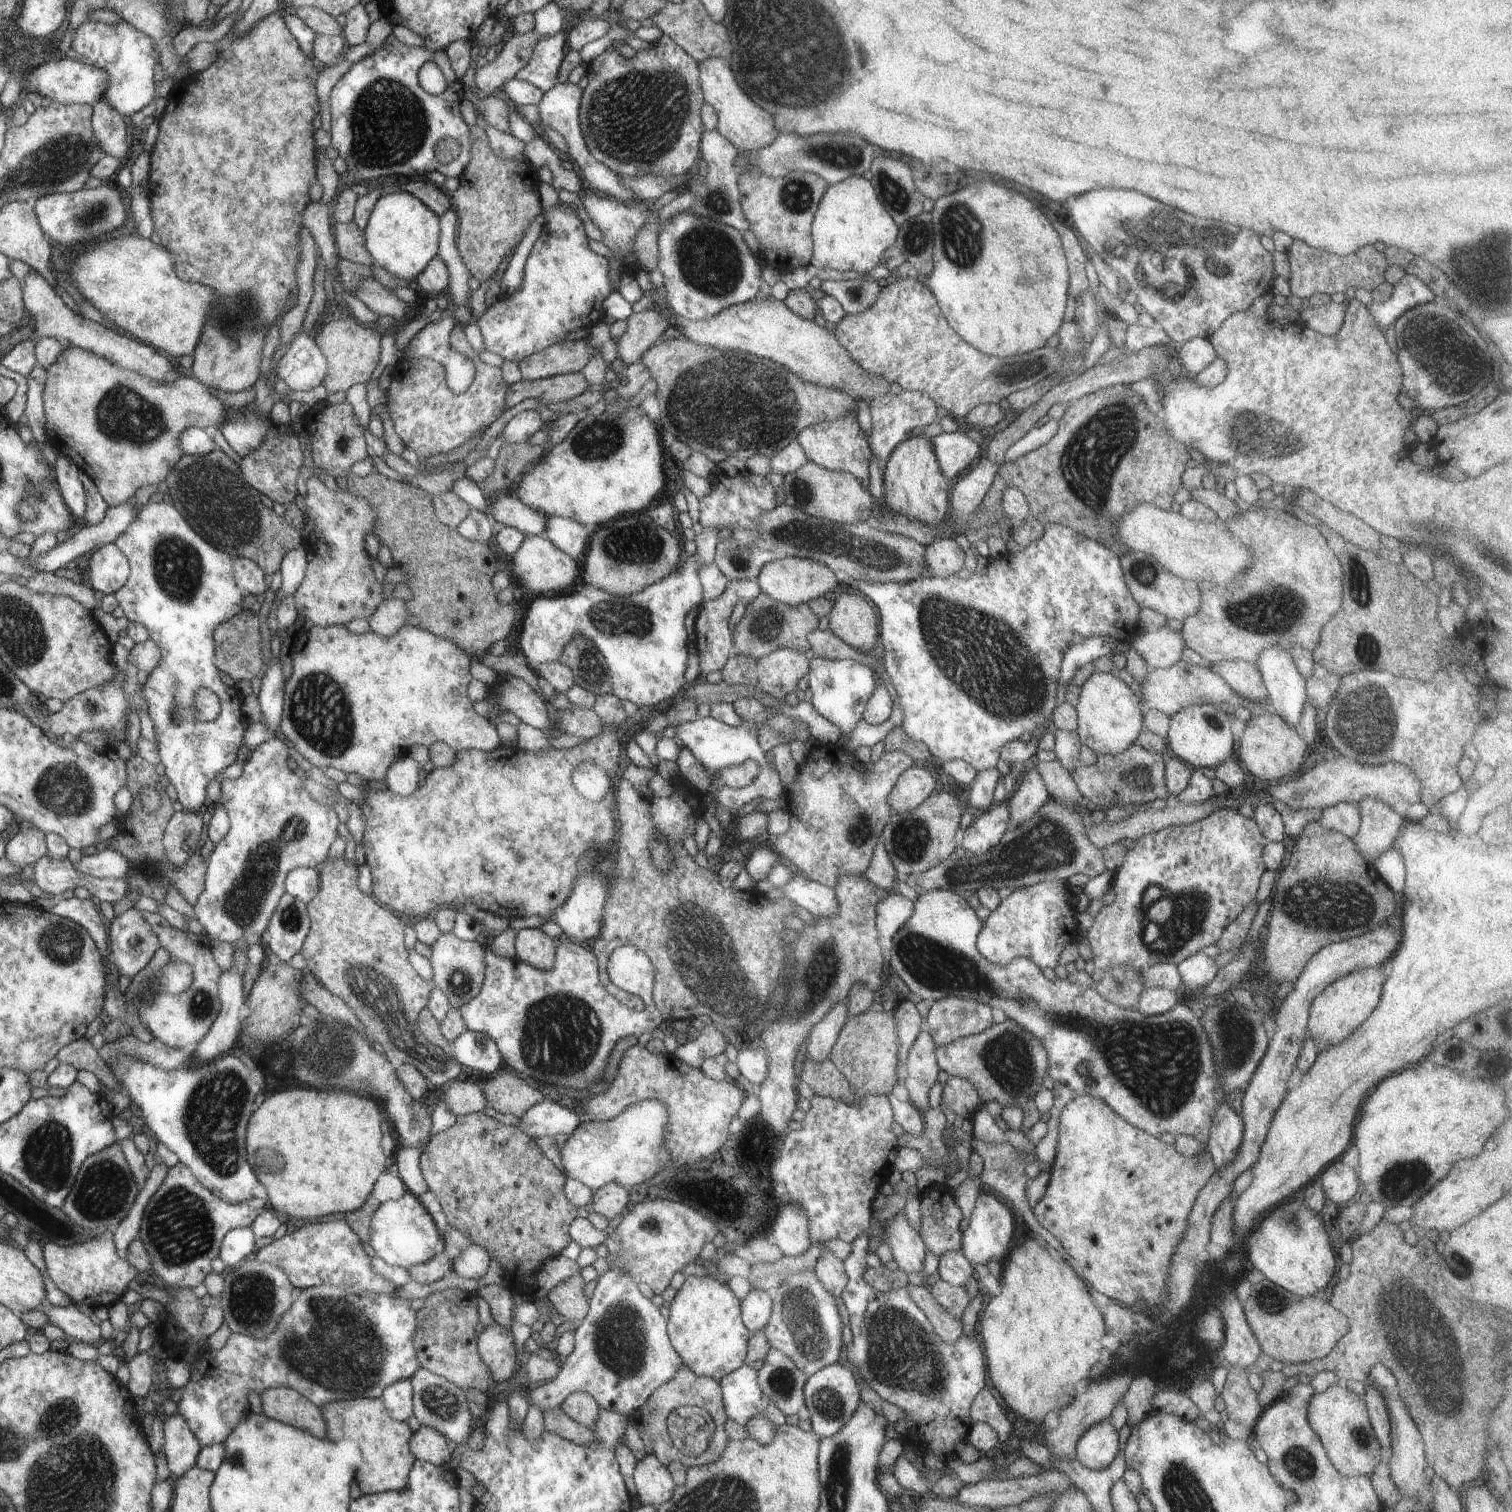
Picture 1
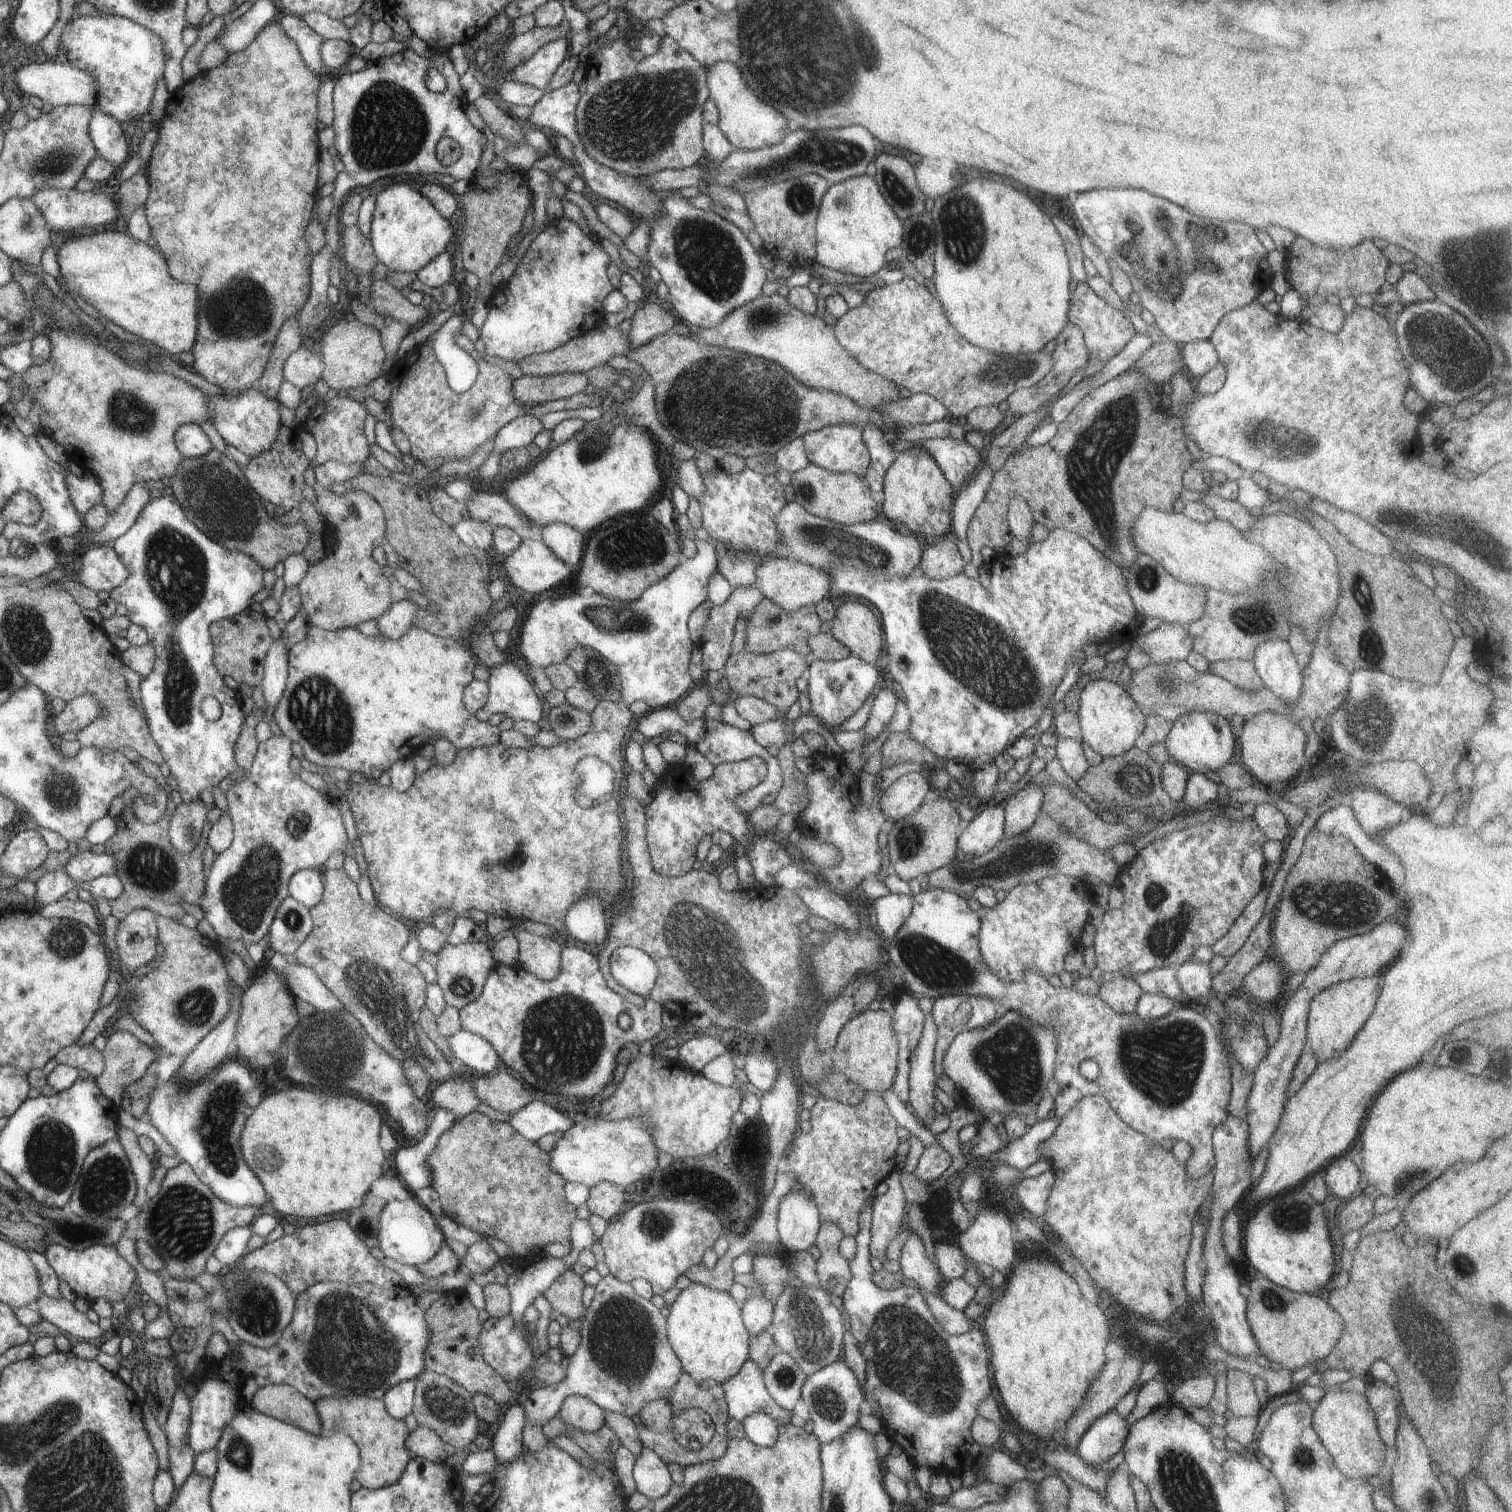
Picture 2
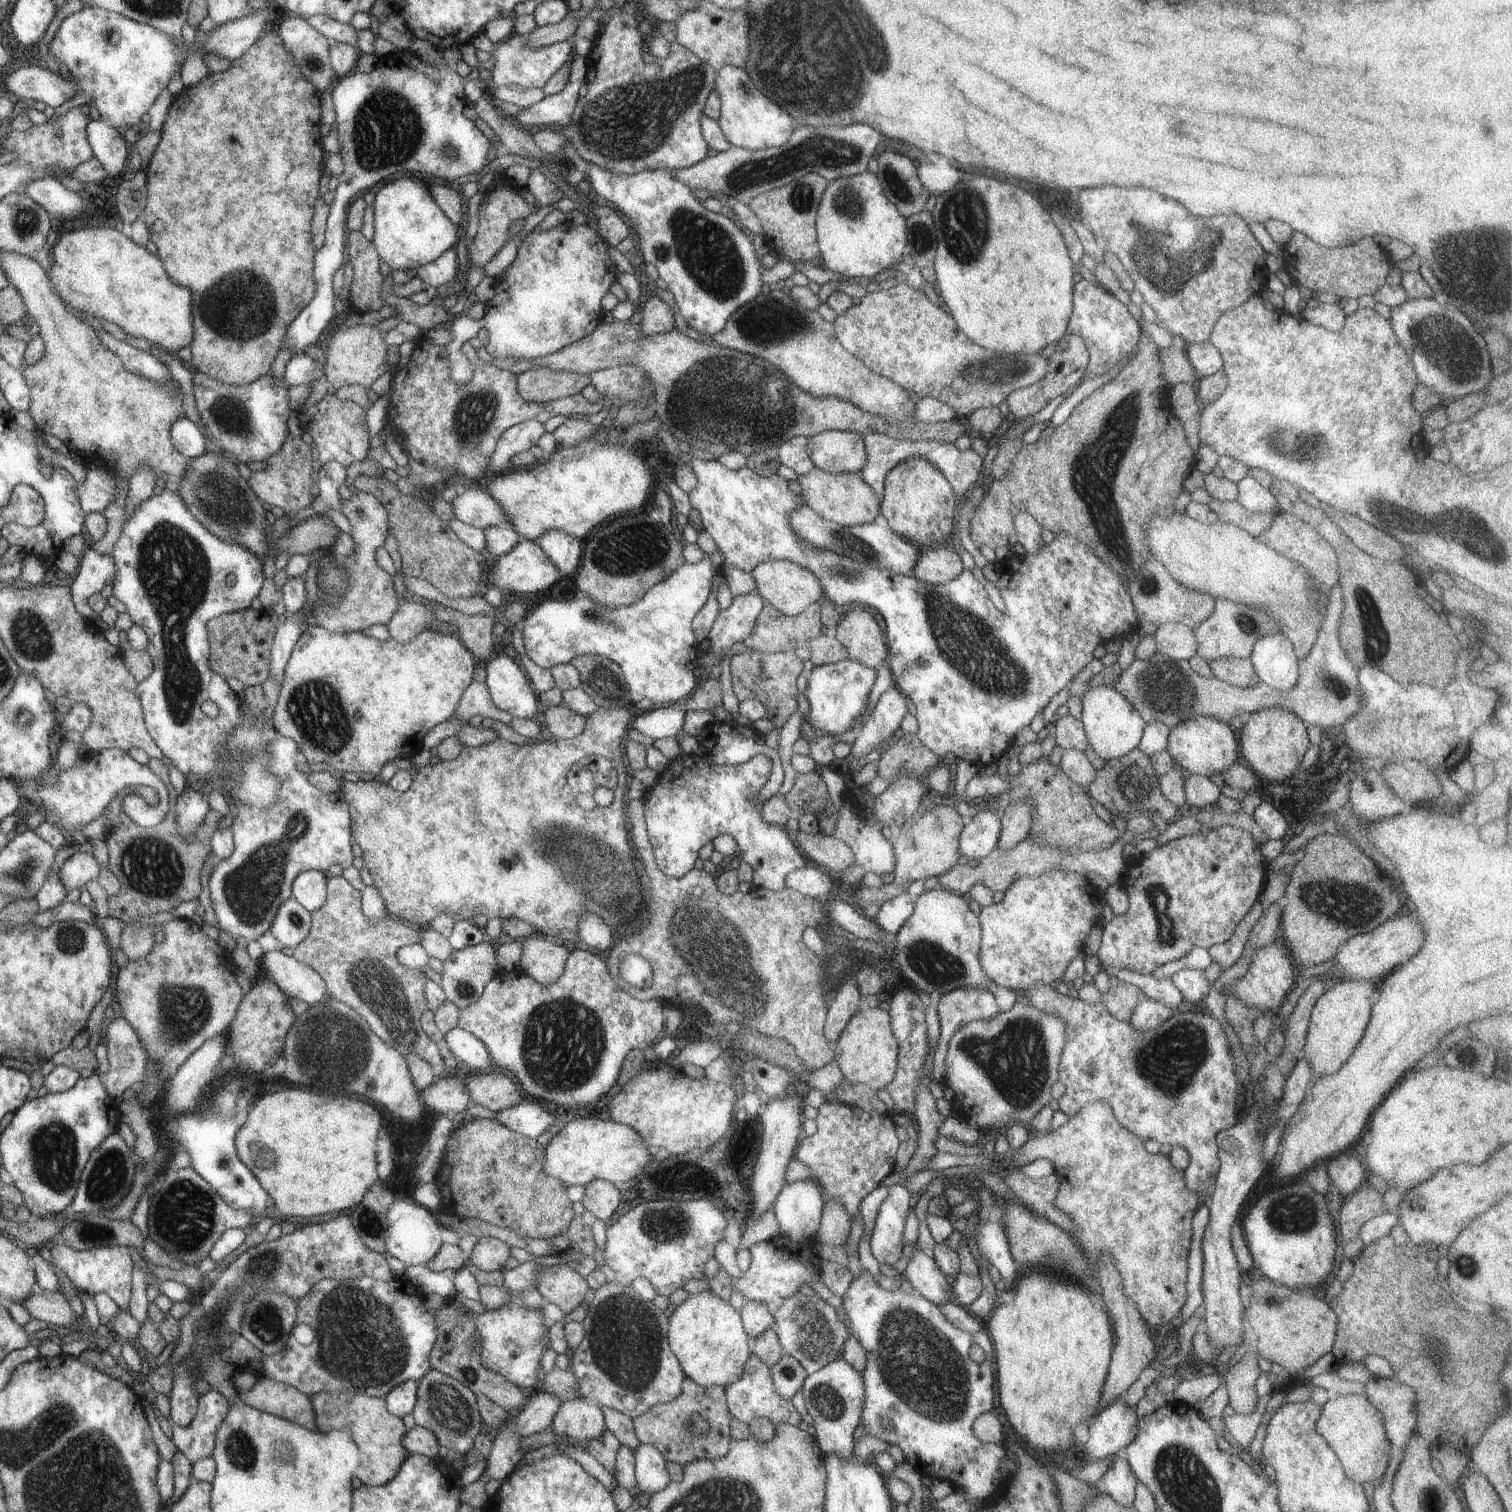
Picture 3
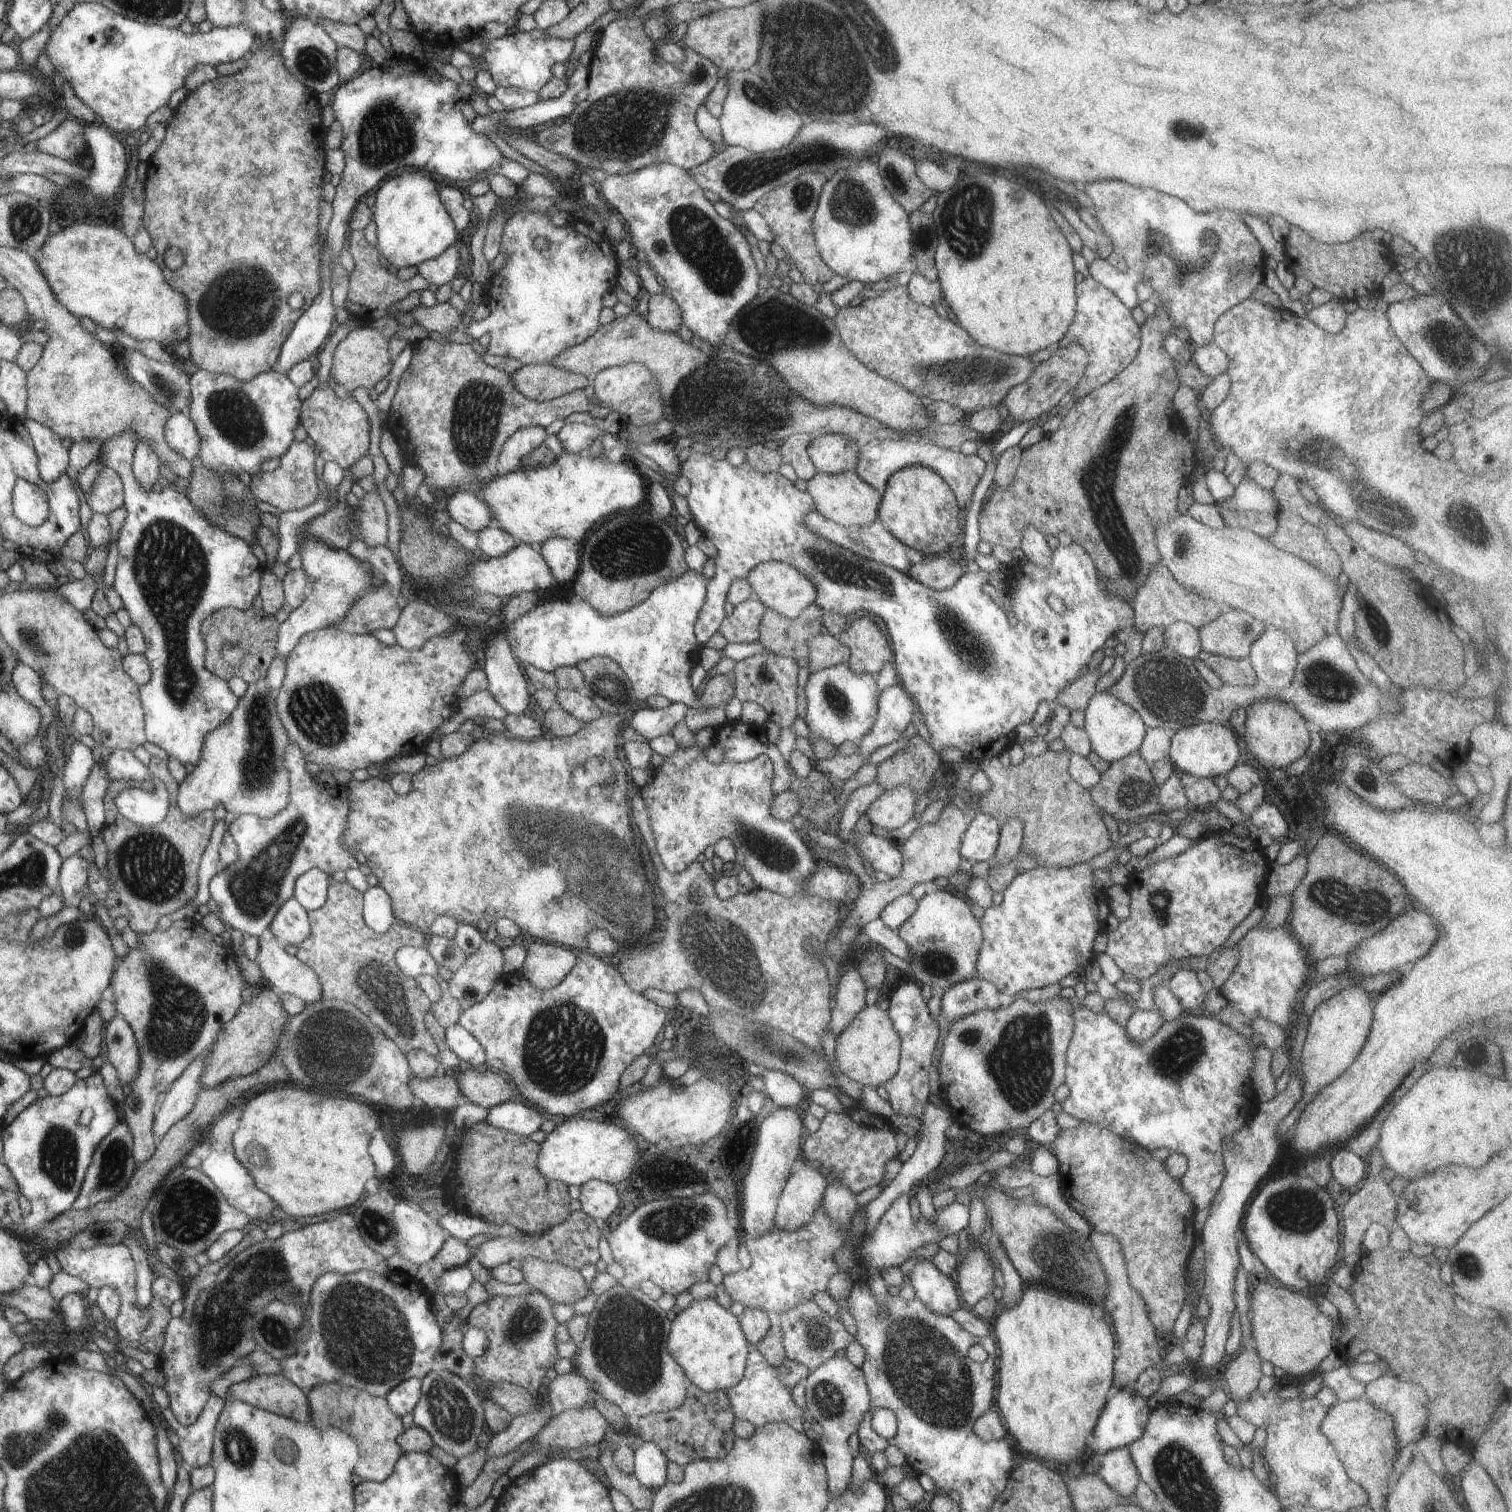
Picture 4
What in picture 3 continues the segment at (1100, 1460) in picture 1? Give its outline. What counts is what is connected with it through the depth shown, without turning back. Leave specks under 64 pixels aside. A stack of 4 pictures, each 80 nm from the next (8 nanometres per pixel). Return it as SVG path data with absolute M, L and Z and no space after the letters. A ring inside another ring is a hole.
M1122 1398L1108 1404L1089 1425L1090 1438L1084 1444L1084 1454L1091 1461L1121 1454L1136 1438L1138 1420L1134 1408L1128 1408Z

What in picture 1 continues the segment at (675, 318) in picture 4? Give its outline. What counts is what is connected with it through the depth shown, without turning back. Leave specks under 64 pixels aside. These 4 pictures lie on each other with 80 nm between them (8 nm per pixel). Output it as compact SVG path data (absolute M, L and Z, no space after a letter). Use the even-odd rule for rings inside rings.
M644 310L633 313L628 319L628 329L616 344L619 358L632 365L641 361L643 356L656 346L658 338L672 325L669 312L660 310Z

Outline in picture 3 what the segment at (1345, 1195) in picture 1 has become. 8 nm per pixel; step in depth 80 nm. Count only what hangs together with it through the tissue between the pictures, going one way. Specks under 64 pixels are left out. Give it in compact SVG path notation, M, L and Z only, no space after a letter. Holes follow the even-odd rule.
M1350 1152L1340 1153L1326 1162L1331 1183L1342 1192L1352 1194L1364 1182L1364 1168Z

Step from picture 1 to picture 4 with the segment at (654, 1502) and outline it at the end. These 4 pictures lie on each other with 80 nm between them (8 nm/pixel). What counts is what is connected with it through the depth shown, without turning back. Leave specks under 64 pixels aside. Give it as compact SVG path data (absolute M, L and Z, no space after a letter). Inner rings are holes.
M640 1442L634 1451L634 1470L638 1485L656 1491L667 1484L667 1462L662 1450L654 1442Z

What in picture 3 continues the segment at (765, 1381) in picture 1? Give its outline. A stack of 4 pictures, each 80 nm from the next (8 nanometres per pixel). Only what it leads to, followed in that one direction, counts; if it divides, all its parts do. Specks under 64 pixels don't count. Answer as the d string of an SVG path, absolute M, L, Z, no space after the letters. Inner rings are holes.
M784 1353L780 1362L770 1367L770 1376L780 1400L792 1400L809 1375L792 1356Z

